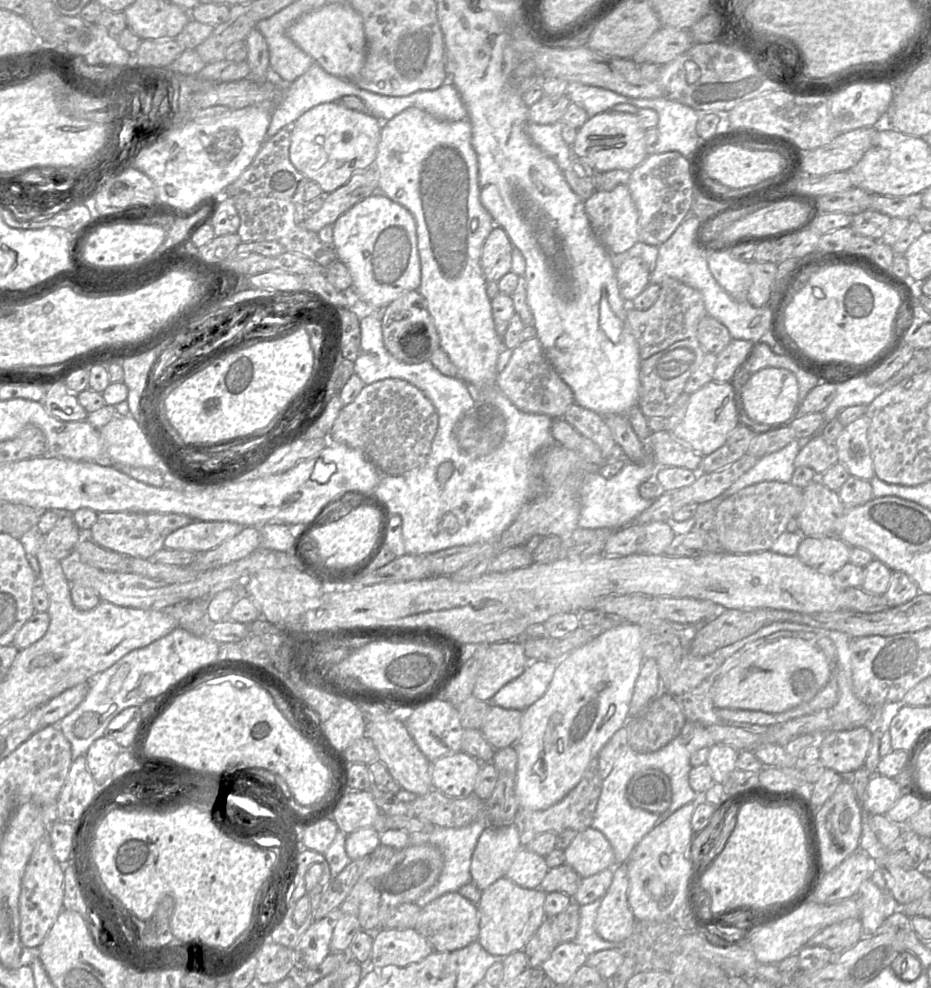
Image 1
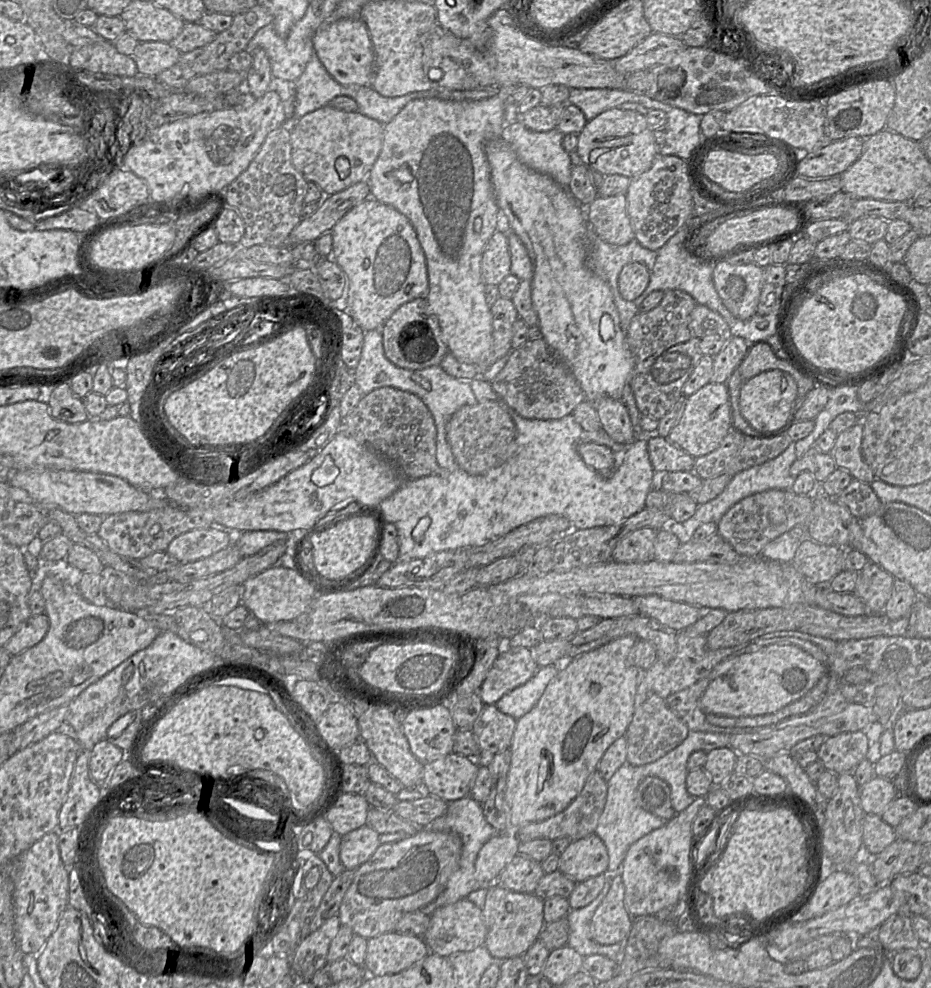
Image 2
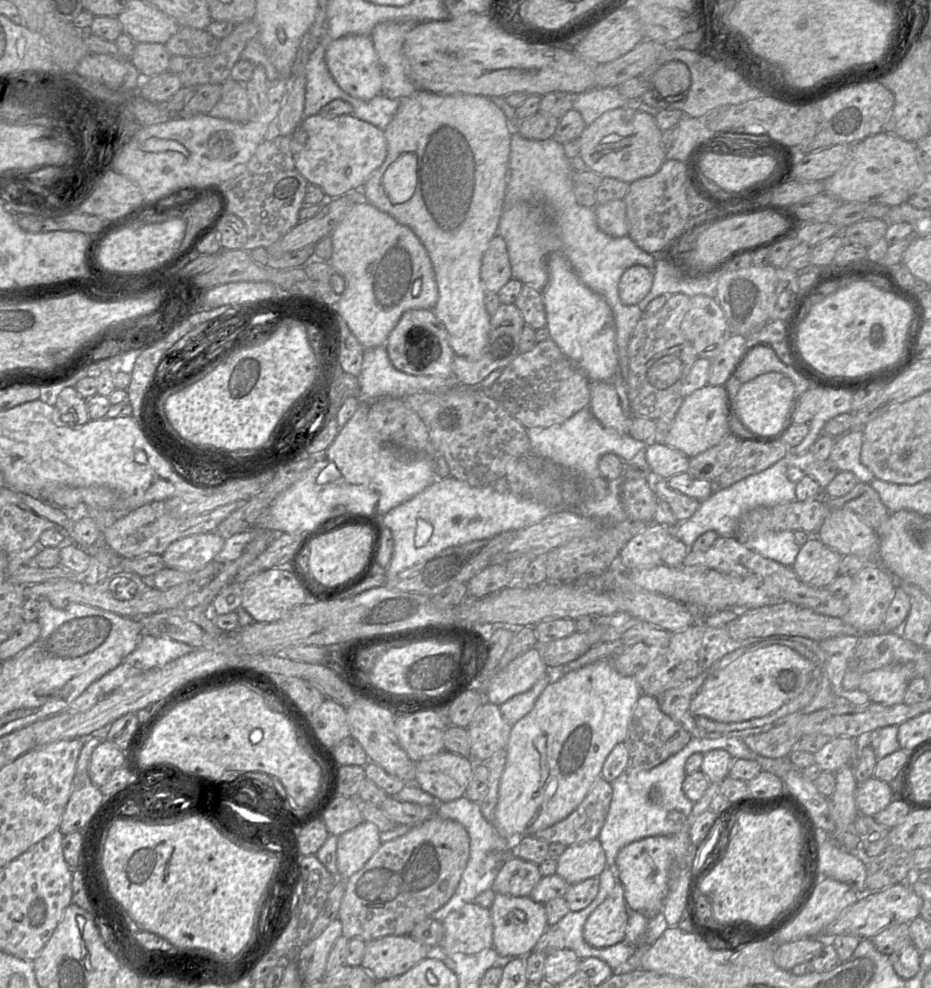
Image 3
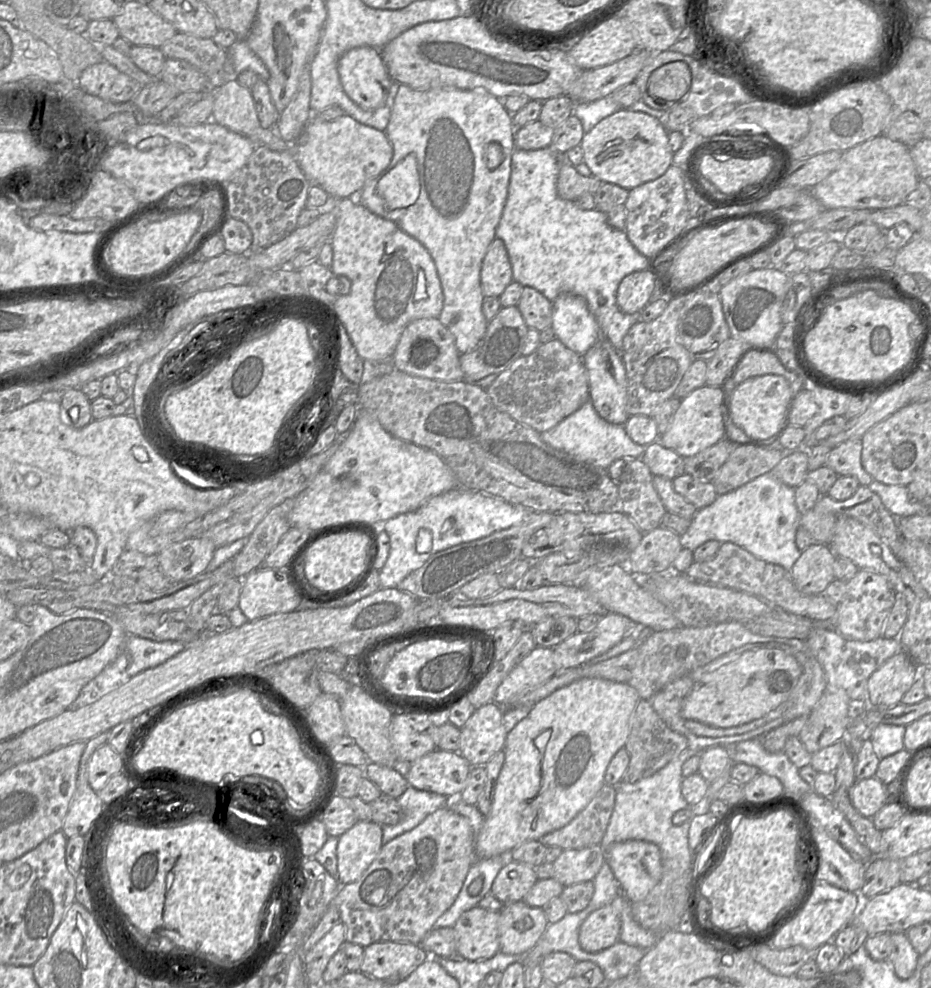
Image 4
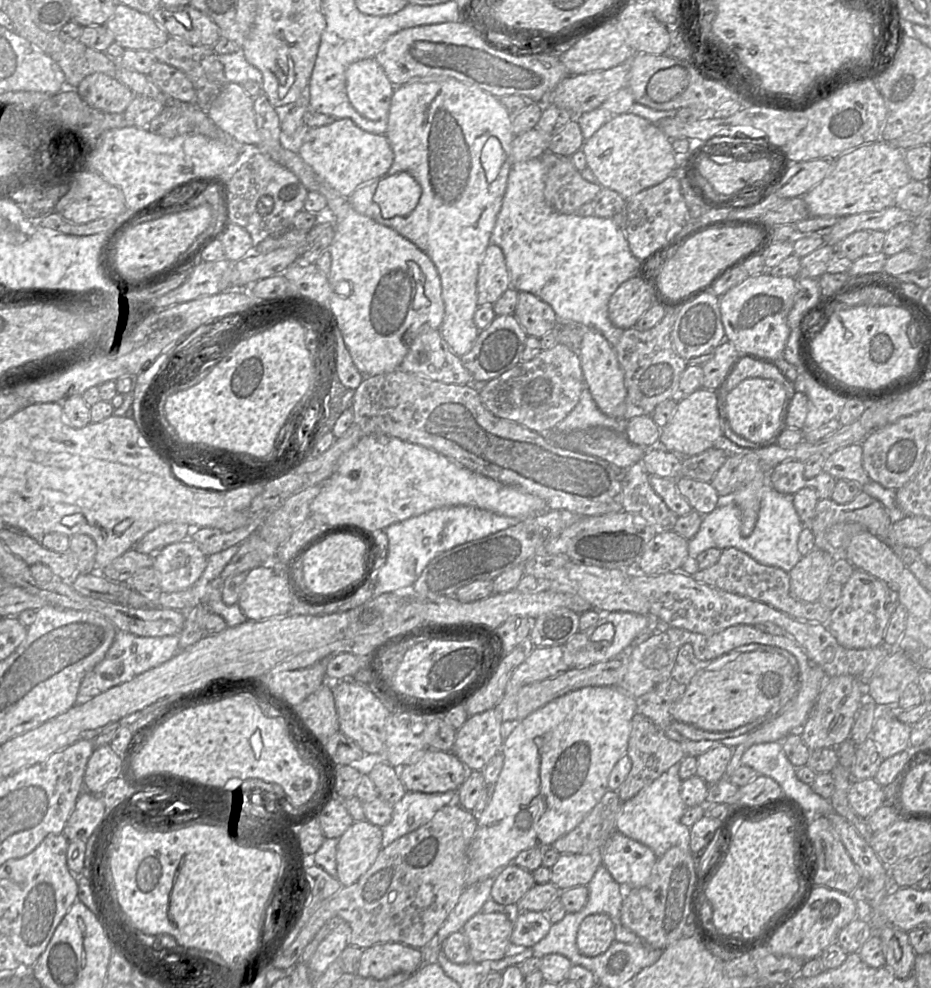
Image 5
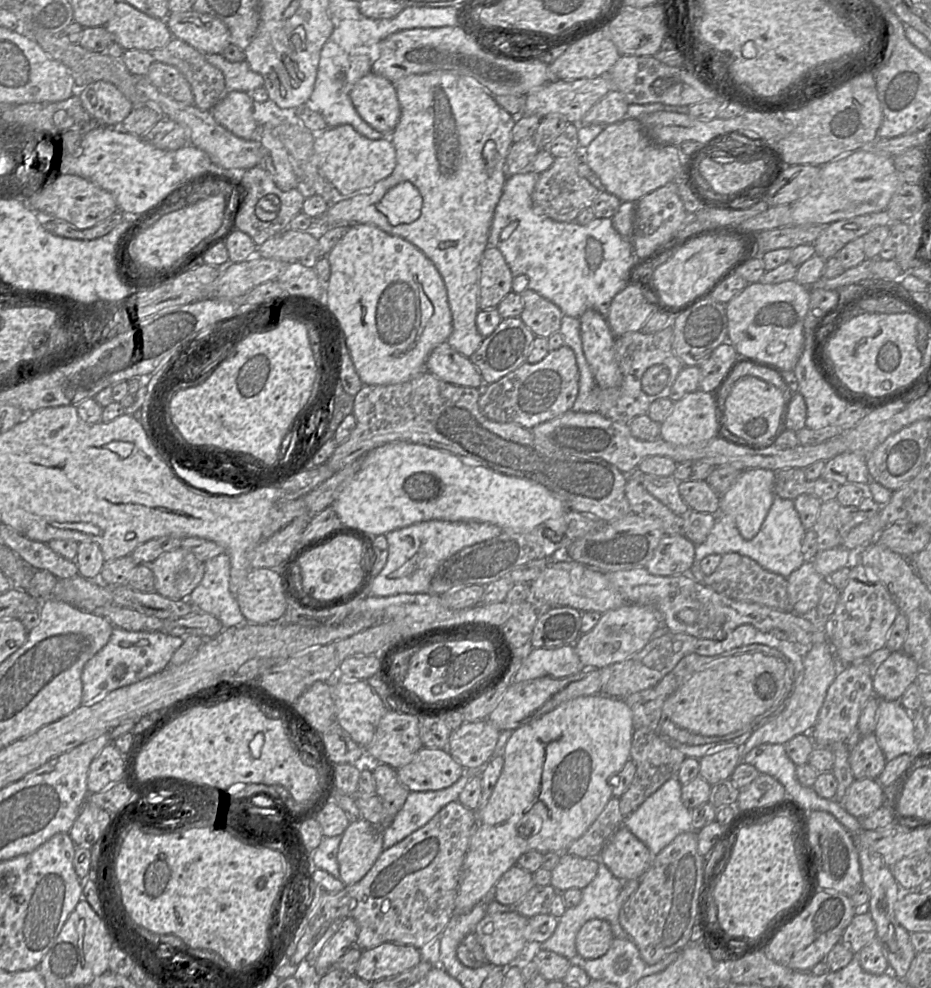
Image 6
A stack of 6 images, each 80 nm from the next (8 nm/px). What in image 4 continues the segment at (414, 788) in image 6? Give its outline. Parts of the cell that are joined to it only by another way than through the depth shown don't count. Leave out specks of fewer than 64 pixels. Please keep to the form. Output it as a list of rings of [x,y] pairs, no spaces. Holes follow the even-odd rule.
[[[435,749],[408,766],[405,779],[417,790],[455,799],[465,788],[471,768],[460,753]]]

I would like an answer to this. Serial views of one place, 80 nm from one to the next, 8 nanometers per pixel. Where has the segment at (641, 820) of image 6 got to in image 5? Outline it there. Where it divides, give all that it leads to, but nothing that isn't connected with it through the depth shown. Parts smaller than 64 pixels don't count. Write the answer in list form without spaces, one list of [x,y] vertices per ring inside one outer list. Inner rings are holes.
[[[677,763],[641,789],[633,798],[622,802],[615,831],[649,847],[657,859],[675,846],[683,851],[690,851],[690,828],[681,823],[681,817],[687,809],[680,796],[681,783]]]

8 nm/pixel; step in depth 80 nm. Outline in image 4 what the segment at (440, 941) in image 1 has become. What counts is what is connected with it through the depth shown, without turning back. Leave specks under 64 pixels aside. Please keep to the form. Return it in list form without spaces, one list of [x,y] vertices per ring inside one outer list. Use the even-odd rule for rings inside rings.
[[[478,906],[465,911],[453,926],[456,934],[456,954],[468,960],[486,960],[500,951],[499,911],[487,911]]]

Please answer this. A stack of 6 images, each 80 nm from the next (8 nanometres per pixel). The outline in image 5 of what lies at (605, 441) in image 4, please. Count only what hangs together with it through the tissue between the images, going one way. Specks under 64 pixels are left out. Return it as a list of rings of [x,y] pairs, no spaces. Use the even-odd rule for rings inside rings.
[[[585,387],[577,405],[555,429],[559,432],[569,432],[592,427],[604,427],[625,433],[625,422],[605,415],[596,405],[589,389]]]

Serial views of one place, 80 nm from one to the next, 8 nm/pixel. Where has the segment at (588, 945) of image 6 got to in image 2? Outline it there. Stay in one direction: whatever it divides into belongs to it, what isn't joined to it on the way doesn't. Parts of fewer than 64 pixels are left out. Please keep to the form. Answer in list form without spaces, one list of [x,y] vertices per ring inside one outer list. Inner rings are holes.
[[[620,873],[610,876],[610,890],[590,922],[591,938],[600,945],[623,944],[634,919],[624,904],[625,887]]]

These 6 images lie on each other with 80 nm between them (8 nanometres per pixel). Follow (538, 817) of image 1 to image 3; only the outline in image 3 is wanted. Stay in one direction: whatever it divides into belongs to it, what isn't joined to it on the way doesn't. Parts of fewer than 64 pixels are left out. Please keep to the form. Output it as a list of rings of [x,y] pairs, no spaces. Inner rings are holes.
[[[599,776],[594,780],[583,801],[569,816],[537,831],[533,836],[548,844],[561,843],[565,846],[598,839],[609,811],[611,798],[611,784]]]

